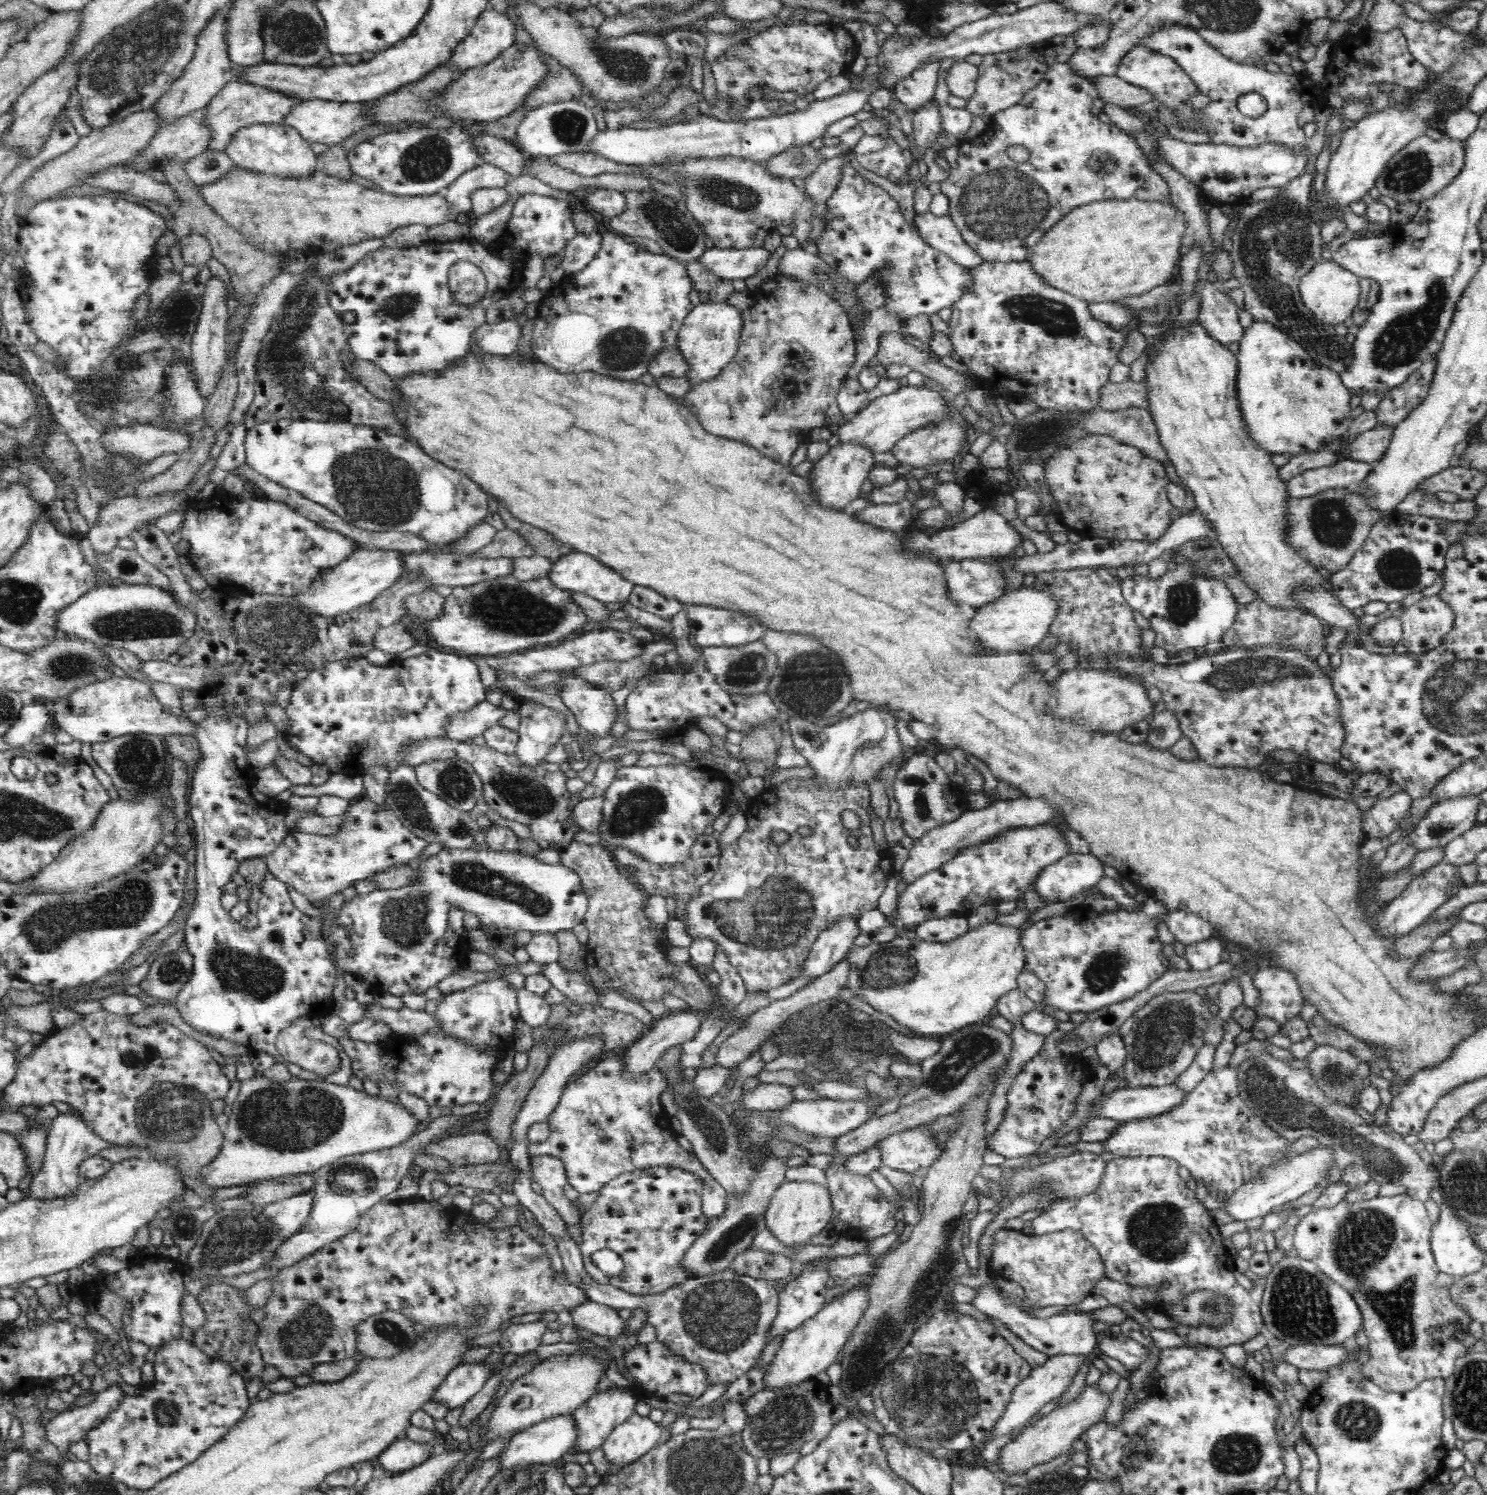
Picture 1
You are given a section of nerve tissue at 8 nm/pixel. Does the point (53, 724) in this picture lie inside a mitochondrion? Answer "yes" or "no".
no

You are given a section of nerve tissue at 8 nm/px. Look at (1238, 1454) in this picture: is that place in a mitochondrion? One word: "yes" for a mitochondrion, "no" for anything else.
yes

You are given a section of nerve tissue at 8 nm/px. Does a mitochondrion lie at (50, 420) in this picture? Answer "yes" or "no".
no

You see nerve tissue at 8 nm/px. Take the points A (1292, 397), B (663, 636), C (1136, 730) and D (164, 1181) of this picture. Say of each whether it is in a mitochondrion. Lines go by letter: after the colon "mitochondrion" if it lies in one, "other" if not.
A: mitochondrion
B: other
C: other
D: other

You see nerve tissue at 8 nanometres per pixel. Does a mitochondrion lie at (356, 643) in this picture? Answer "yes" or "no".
no

